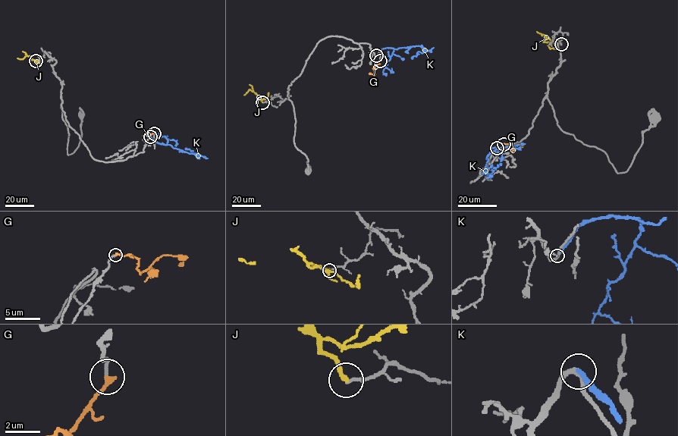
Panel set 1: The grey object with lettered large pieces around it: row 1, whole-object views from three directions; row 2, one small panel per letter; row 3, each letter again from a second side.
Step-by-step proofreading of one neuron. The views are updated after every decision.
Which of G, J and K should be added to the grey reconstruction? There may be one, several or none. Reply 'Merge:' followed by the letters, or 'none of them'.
Merge: G, K

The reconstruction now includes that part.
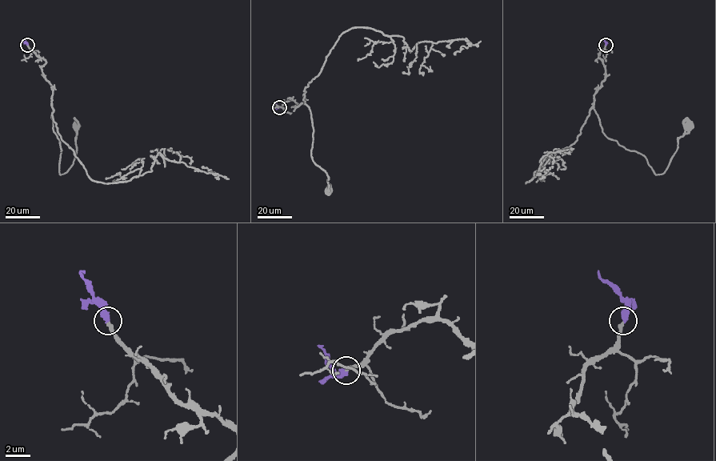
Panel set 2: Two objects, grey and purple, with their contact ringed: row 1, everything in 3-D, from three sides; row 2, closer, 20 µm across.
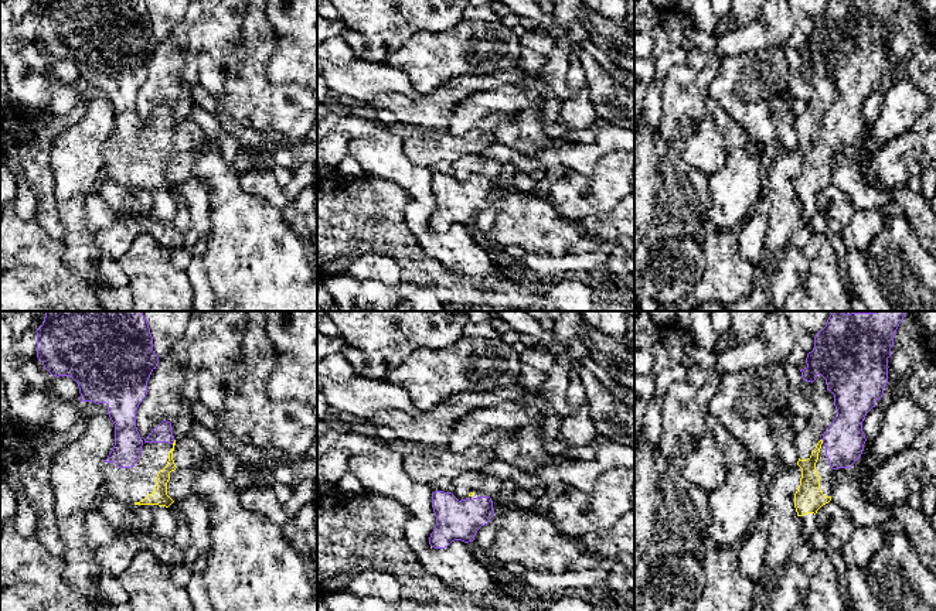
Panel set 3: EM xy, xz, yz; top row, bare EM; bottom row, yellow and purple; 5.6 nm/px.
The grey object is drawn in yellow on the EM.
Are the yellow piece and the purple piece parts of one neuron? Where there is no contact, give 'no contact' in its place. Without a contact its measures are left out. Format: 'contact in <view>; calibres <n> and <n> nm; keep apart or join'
contact in xy; calibres 70 and 100 nm; join

